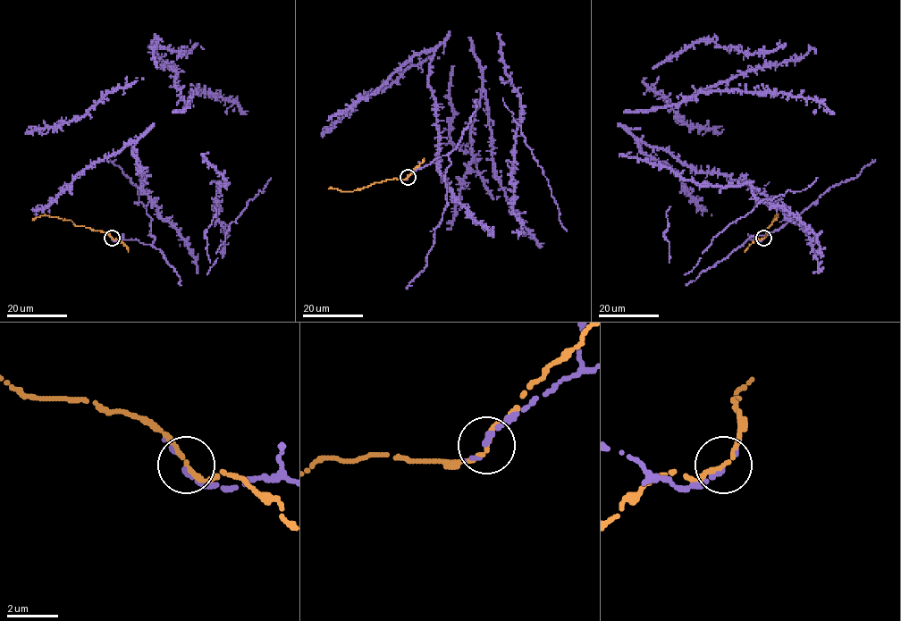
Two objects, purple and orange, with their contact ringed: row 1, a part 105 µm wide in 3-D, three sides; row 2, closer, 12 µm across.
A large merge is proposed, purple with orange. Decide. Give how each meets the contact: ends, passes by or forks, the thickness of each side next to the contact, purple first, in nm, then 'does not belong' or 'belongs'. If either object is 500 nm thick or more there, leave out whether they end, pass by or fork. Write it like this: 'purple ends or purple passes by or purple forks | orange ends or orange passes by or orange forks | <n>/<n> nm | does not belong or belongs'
purple ends | orange passes by | 240/170 nm | belongs

